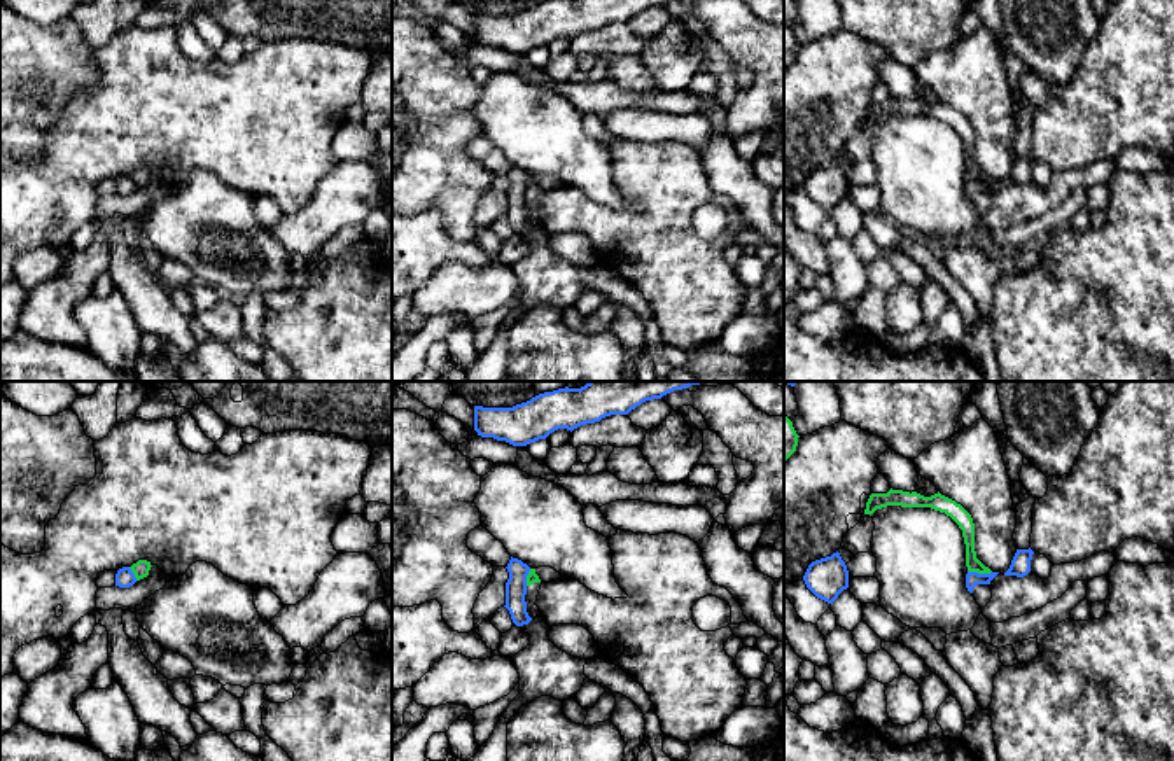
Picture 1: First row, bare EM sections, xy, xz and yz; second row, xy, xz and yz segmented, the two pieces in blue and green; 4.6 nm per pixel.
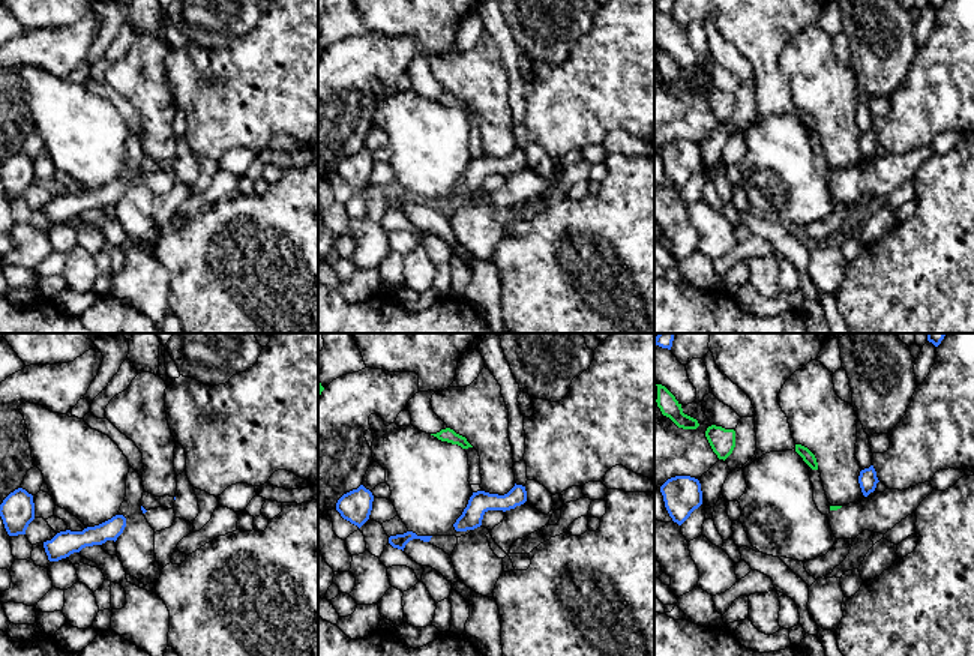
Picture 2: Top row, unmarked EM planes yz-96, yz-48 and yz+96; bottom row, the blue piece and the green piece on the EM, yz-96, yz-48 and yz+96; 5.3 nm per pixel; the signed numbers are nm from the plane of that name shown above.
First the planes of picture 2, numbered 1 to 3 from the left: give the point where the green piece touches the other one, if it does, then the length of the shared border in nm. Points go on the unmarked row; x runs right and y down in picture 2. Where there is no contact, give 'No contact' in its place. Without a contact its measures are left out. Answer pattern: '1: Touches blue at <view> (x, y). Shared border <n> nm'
1: No contact
2: No contact
3: No contact

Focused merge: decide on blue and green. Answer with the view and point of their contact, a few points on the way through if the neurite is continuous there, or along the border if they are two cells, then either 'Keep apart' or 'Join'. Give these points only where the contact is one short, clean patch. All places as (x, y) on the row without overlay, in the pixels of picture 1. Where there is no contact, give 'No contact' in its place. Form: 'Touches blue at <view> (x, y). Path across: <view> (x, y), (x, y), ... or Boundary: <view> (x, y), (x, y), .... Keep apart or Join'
Touches blue at yz (980, 182). Boundary: yz (968, 177), (991, 181). Keep apart

